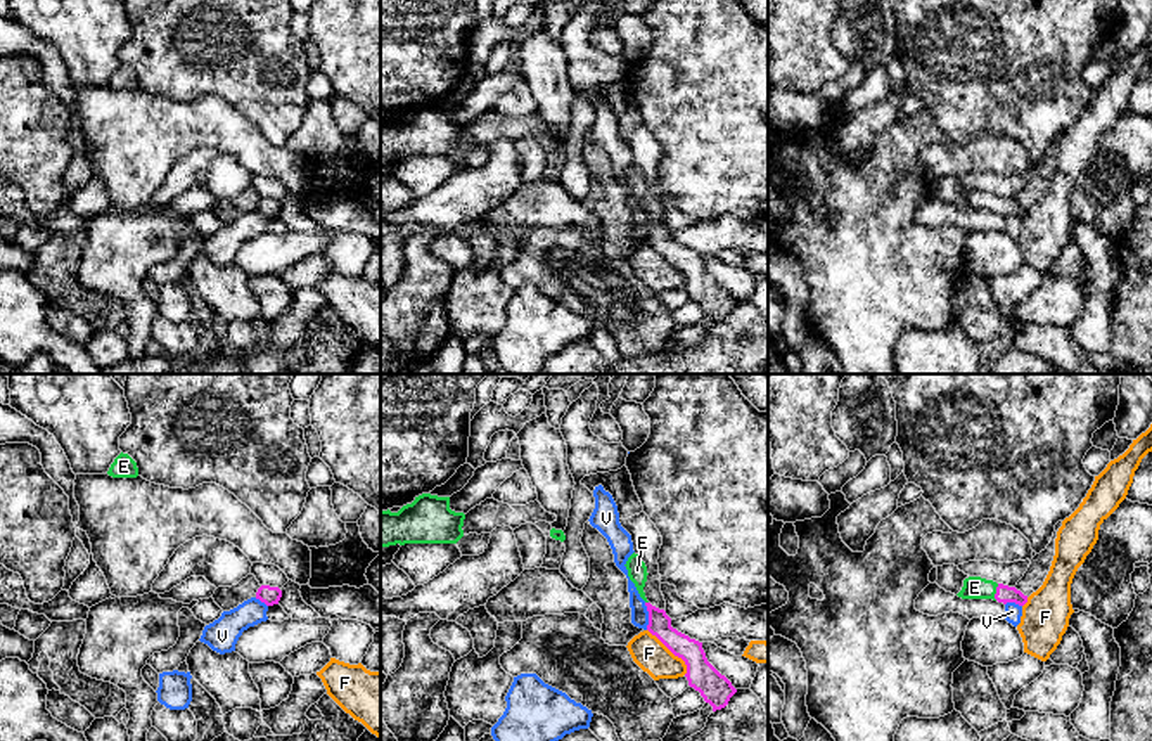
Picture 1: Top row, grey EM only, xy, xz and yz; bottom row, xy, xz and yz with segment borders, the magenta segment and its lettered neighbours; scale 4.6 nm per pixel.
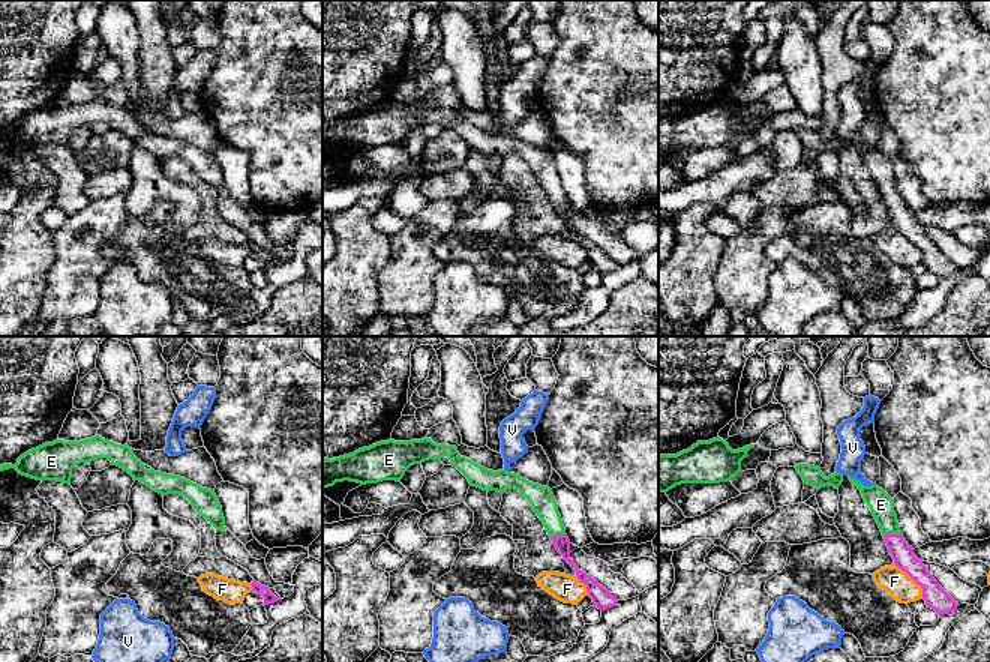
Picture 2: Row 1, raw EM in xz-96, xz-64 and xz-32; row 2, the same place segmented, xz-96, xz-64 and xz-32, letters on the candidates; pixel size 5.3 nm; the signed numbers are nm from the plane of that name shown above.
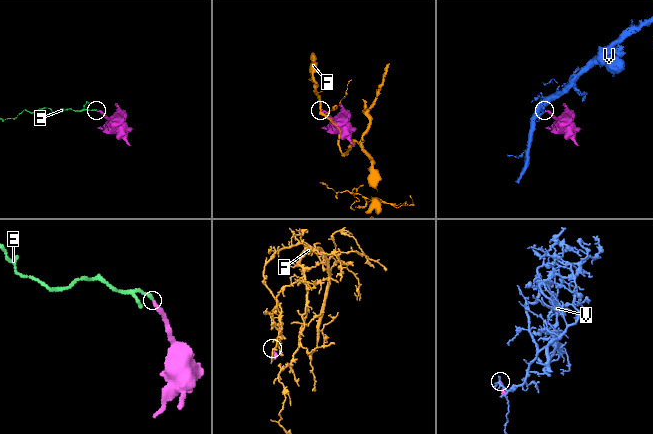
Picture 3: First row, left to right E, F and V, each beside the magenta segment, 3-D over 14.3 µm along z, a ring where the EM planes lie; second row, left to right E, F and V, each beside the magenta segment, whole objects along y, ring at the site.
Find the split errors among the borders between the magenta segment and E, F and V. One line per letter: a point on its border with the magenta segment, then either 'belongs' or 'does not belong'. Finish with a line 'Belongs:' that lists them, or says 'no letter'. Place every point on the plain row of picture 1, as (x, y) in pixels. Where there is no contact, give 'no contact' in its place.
E: contact yz (997, 205); belongs
F: contact xz (672, 264); does not belong
V: contact xz (649, 229); does not belong
Belongs: E

